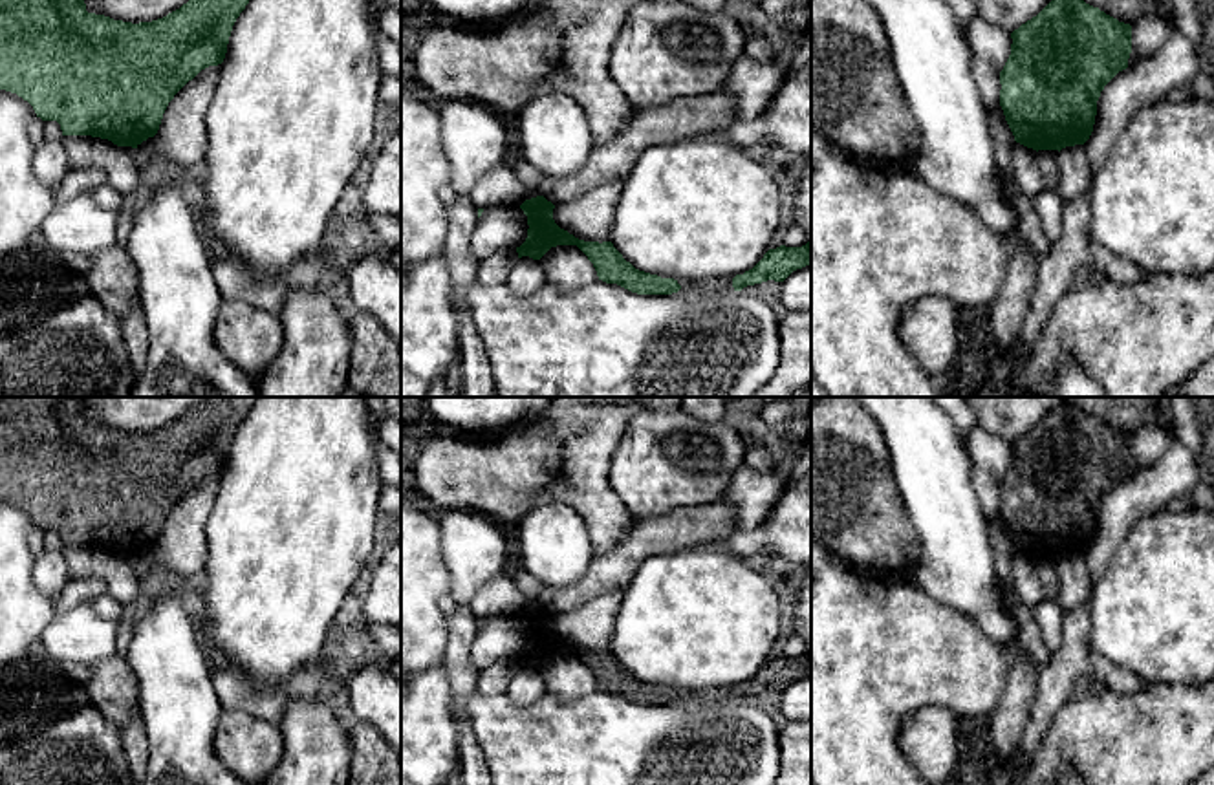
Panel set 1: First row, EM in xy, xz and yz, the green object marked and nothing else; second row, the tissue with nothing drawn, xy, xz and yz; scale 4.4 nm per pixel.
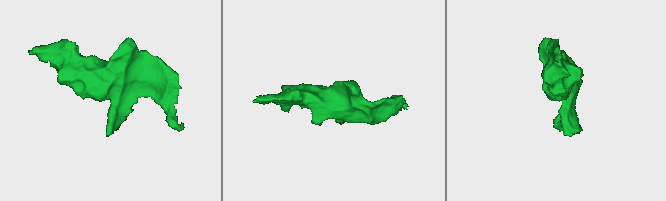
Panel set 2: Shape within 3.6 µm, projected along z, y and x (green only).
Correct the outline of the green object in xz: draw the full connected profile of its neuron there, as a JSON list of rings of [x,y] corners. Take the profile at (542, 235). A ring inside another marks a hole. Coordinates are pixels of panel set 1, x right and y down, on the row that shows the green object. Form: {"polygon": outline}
{"polygon": [[[544,196],[526,199],[520,209],[527,216],[527,238],[516,247],[518,258],[540,260],[551,247],[577,245],[593,263],[599,280],[617,284],[637,295],[672,295],[681,289],[677,280],[661,278],[635,269],[612,242],[584,242],[560,229],[553,220],[555,205]]]}

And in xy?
{"polygon": [[[0,0],[0,90],[27,101],[37,117],[57,121],[62,135],[92,135],[137,148],[159,130],[174,95],[201,70],[218,66],[249,0],[189,0],[152,22],[123,22],[86,11],[84,0]]]}

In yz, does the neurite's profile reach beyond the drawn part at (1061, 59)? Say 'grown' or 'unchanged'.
unchanged

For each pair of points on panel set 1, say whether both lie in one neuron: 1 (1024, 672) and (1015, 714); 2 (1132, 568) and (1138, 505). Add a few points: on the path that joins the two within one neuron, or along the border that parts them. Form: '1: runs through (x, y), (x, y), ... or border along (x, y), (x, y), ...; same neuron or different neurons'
1: runs through (1022, 683), (1015, 703); same neuron
2: border along (1165, 509), (1143, 518), (1110, 559); different neurons

